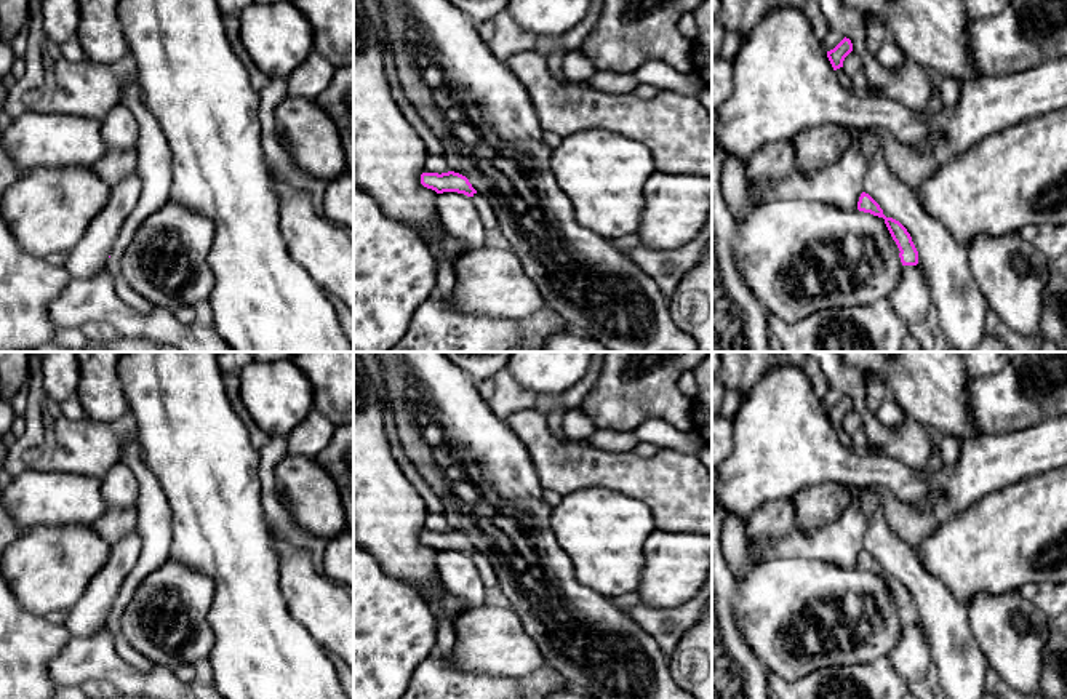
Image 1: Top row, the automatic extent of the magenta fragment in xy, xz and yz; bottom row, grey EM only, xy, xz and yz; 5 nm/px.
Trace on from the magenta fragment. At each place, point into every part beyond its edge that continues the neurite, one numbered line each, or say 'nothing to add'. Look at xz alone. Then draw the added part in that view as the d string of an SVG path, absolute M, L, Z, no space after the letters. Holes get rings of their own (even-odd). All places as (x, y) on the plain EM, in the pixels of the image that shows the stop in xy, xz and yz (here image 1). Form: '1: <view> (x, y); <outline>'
nothing to add

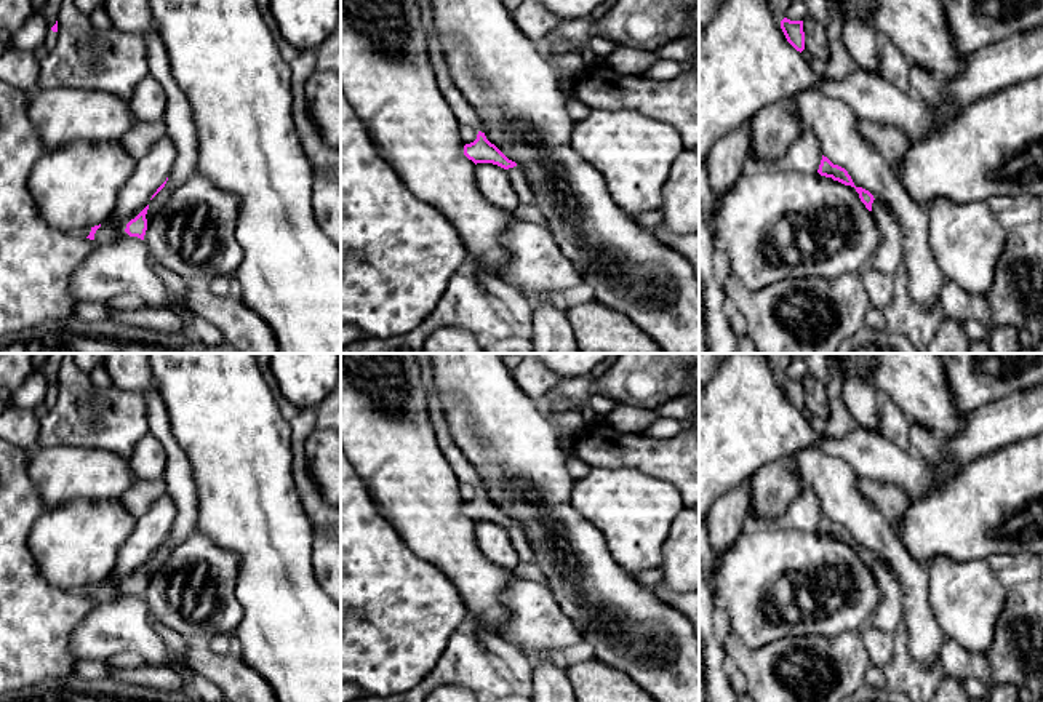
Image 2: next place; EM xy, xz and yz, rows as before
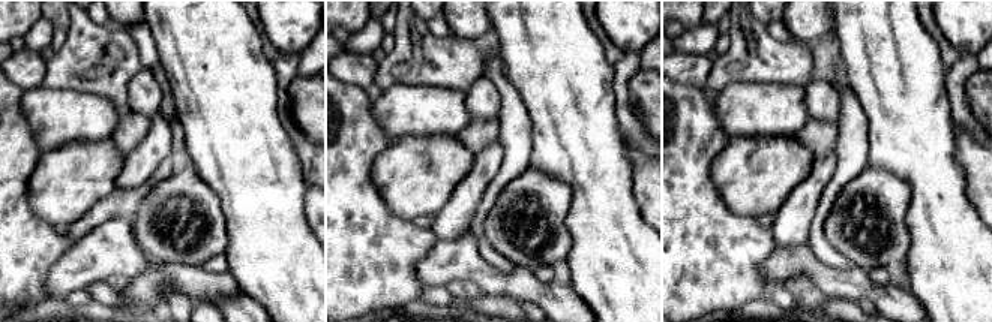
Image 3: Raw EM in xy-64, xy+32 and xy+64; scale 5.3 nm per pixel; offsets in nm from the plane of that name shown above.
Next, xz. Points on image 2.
nothing to add

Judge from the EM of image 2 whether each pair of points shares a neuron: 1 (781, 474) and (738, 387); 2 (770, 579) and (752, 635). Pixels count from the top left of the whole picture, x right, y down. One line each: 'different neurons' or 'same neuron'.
1: different neurons
2: same neuron

